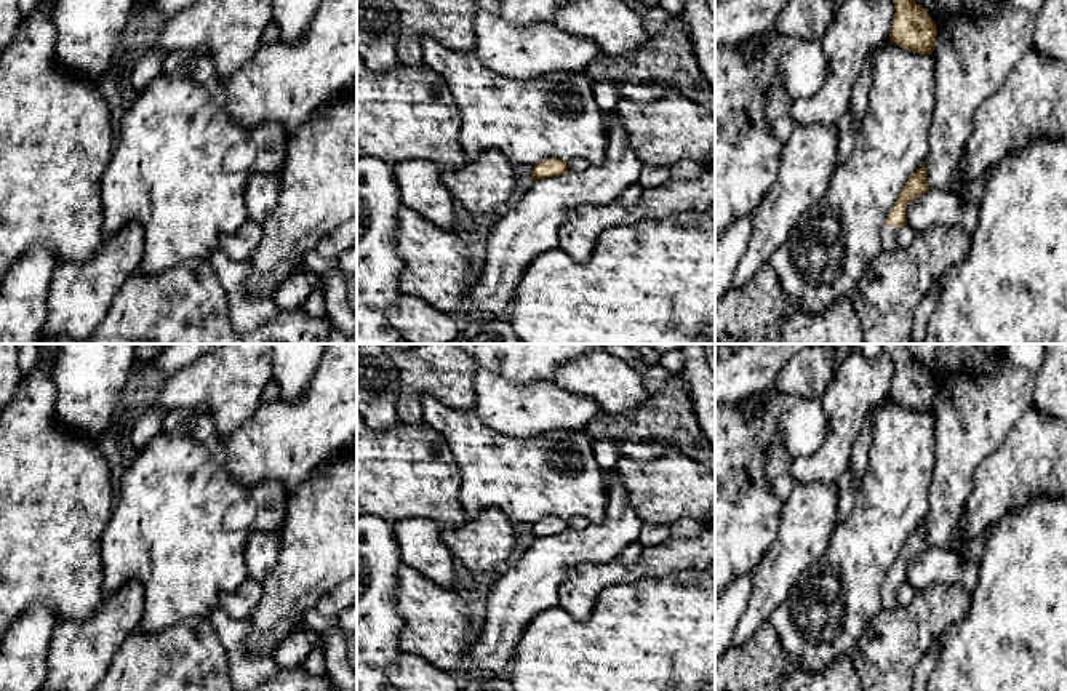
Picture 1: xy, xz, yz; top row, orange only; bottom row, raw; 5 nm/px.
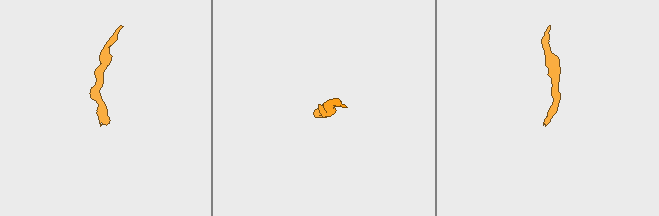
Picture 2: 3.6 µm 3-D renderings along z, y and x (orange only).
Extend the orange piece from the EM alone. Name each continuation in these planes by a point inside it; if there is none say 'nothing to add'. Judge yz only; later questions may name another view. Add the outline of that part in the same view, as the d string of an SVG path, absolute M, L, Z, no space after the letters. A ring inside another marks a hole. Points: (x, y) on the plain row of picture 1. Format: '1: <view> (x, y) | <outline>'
1: yz (890, 592) | M889 584L883 587L881 603L883 603L883 609L893 609L899 605L896 585Z

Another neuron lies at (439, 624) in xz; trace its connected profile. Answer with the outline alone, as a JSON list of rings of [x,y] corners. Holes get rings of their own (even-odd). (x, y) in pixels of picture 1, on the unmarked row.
[[[403,565],[397,608],[403,619],[398,641],[403,654],[451,673],[467,667],[477,617],[474,601],[464,590],[443,589]]]

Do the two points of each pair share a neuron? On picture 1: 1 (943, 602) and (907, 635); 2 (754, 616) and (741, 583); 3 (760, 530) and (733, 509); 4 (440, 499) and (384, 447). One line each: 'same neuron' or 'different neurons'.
1: same neuron
2: different neurons
3: same neuron
4: same neuron

